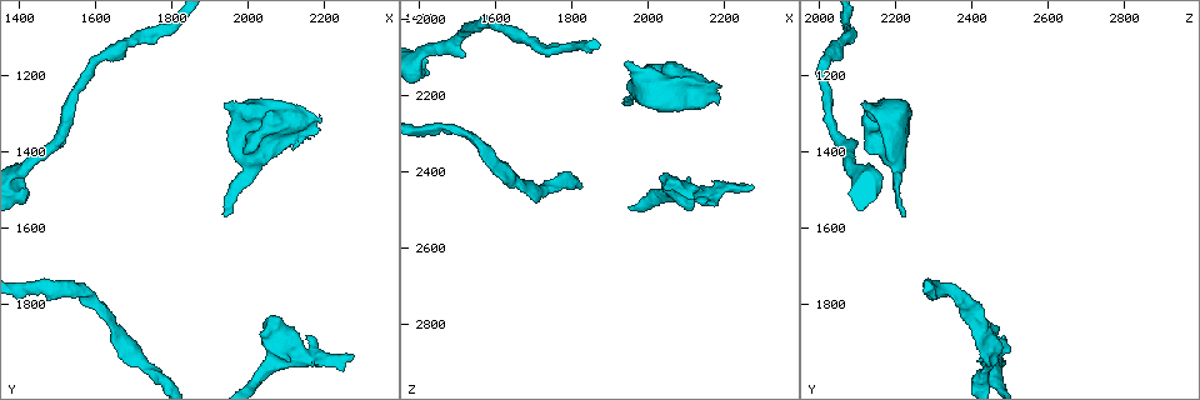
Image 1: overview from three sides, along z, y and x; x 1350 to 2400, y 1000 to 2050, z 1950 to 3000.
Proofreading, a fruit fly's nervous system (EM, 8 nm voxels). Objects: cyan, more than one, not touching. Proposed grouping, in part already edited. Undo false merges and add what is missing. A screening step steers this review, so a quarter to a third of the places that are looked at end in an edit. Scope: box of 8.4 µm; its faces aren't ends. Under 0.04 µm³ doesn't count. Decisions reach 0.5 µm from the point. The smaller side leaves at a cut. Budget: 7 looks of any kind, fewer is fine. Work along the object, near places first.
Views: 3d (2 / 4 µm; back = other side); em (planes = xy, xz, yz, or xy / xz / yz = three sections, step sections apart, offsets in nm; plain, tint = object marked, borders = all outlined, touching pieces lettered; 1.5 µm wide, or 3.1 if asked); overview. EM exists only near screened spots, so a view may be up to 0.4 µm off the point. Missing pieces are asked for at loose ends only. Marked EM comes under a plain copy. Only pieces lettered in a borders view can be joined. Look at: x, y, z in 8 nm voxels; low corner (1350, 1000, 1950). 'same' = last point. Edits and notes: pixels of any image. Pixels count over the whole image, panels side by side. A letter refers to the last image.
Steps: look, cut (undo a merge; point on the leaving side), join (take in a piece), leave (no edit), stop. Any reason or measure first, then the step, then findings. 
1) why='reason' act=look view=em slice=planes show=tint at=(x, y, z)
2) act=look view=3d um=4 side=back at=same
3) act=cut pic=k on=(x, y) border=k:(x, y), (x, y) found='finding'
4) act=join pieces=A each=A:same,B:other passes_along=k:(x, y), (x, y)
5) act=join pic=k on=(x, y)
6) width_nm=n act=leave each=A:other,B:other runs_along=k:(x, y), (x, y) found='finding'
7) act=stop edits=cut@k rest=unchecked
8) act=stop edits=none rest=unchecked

why='branch stops here' act=look view=em slice=yz step=8 show=borders at=(2275, 1925, 2435)

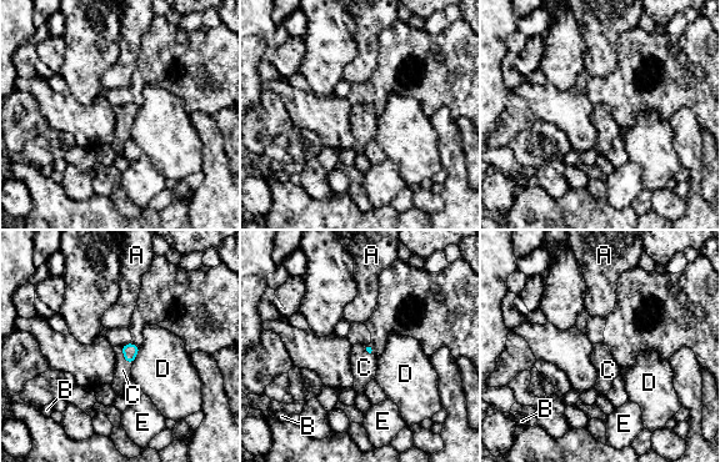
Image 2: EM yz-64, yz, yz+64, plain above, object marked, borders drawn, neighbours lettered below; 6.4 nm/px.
act=join pieces=C each=A:other,B:other,C:same,D:other,E:other passes_along=2:(130, 350), (124, 355), (123, 370) found='the neuron continues'

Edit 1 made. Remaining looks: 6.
why='redraw' act=look view=overview

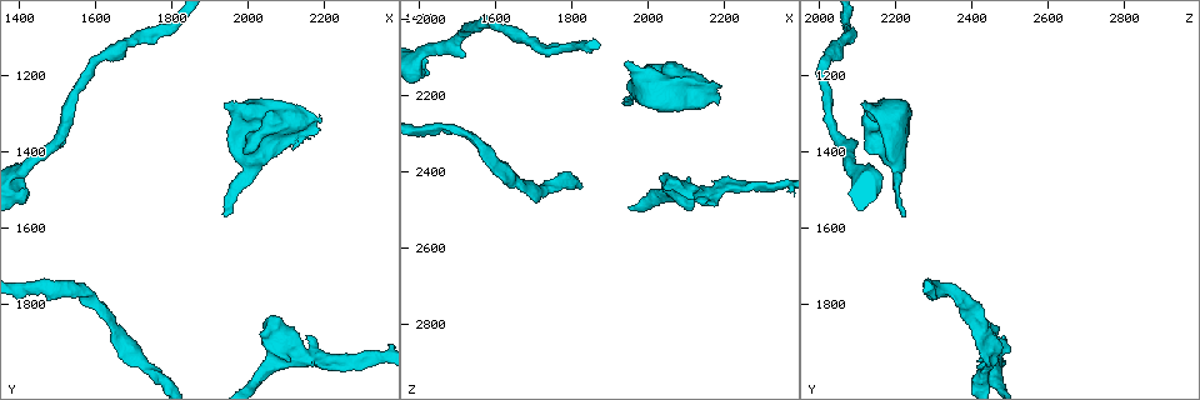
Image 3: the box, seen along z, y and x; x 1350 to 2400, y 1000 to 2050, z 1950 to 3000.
why='branch stops here' act=look view=em slice=planes show=borders at=(1945, 1275, 2120)

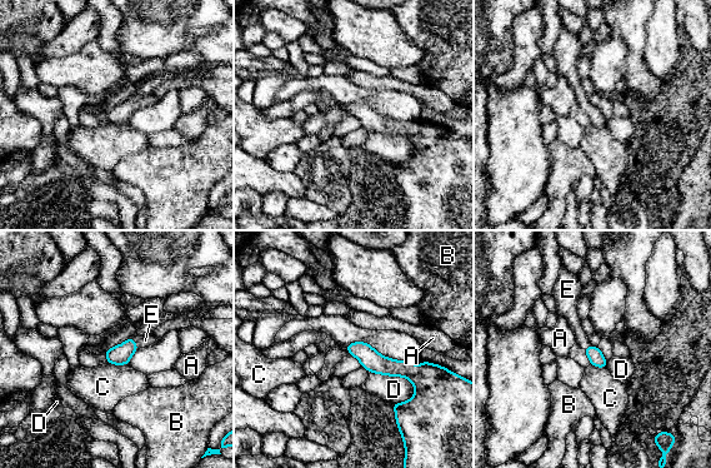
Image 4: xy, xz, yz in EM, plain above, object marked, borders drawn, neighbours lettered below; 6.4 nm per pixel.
act=join pieces=E each=A:other,B:other,C:other,D:other,E:same passes_along=4:(121, 354), (134, 343), (145, 340) found='it goes on there'

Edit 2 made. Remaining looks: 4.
act=look view=overview

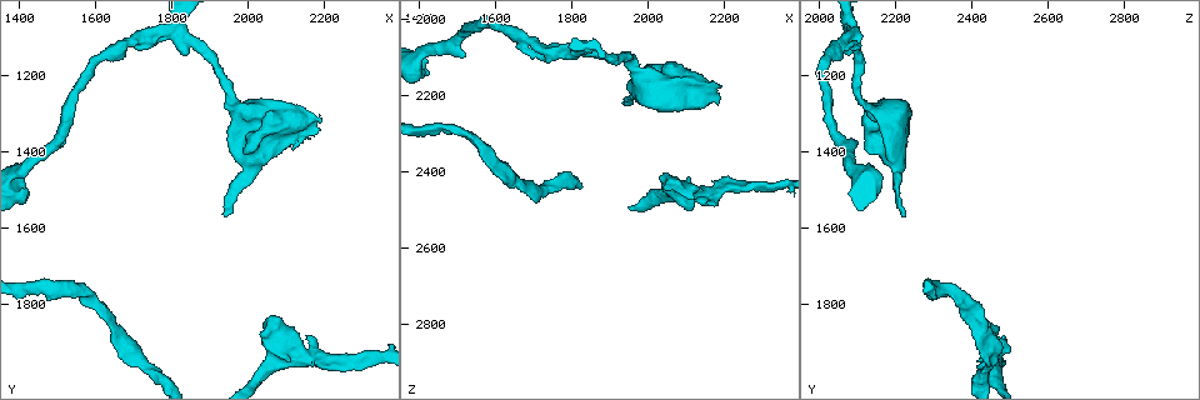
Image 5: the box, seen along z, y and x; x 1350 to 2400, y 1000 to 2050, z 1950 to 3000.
why='thick end' act=look view=em slice=planes show=borders at=(2185, 1335, 2210)

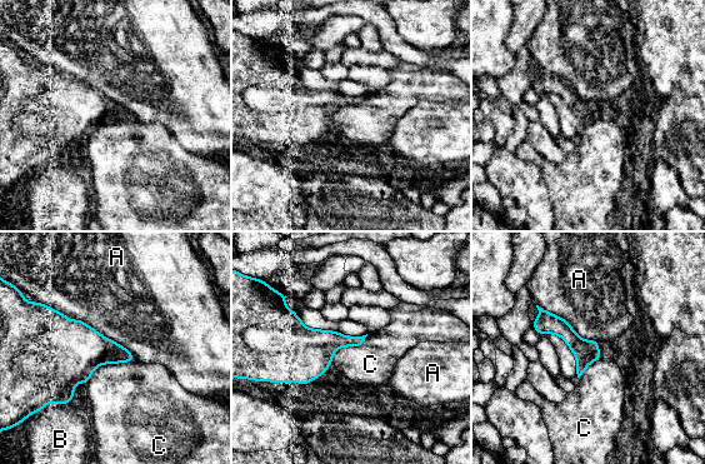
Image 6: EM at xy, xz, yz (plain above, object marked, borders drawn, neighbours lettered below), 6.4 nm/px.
act=leave each=A:other,B:other,C:other runs_along=6:(541, 313), (585, 352), (598, 357) found='no lettered piece goes on from it'

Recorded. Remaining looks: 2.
act=stop edits=join@2,join@4 rest=unchecked

